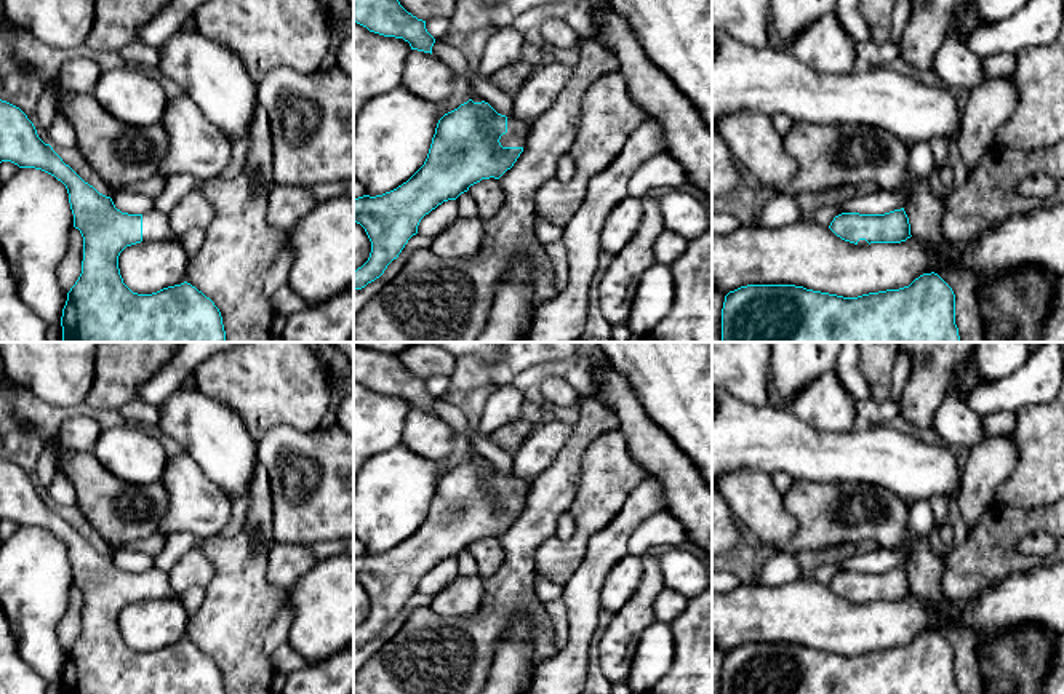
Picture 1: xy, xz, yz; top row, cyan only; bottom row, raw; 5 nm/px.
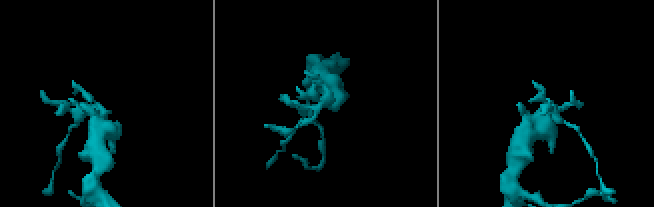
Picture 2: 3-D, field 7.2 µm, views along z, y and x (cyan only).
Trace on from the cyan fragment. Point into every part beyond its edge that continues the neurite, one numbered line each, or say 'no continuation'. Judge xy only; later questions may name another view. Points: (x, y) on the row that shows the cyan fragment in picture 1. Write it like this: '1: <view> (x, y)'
1: xy (156, 226)

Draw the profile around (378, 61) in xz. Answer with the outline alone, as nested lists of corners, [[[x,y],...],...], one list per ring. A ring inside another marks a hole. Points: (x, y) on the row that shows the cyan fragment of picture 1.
[[[354,22],[354,130],[362,107],[374,96],[400,86],[411,46]]]

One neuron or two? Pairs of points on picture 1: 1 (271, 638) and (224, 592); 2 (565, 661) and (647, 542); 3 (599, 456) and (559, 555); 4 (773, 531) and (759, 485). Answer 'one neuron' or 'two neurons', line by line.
1: two neurons
2: two neurons
3: one neuron
4: one neuron

